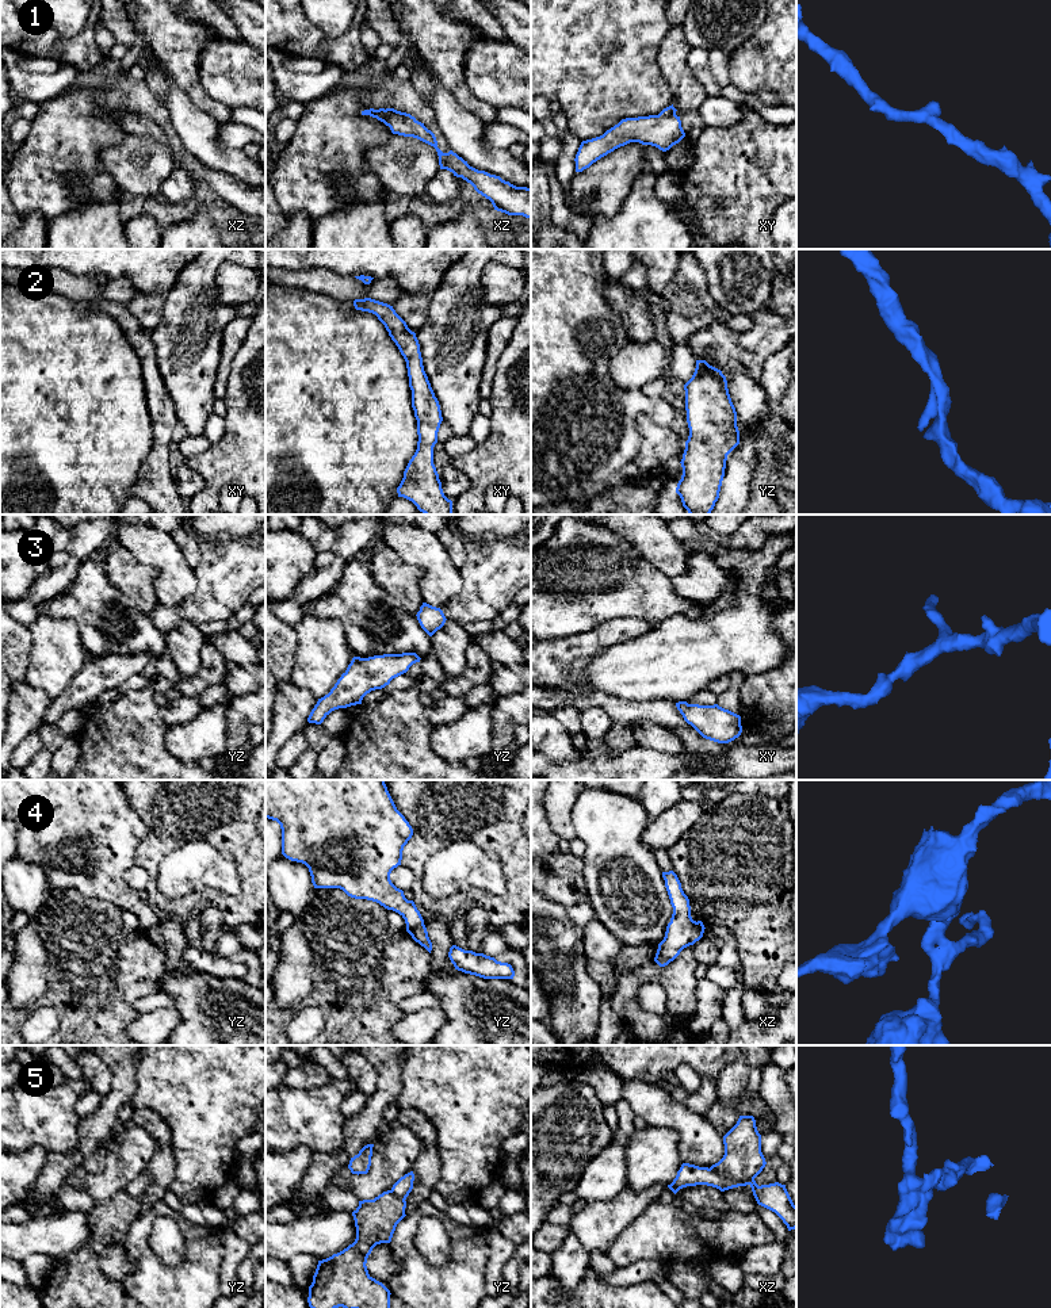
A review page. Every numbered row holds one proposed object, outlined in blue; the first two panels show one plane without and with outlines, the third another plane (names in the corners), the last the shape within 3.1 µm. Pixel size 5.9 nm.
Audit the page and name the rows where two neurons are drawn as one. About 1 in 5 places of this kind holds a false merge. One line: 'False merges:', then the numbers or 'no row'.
False merges: 4, 5

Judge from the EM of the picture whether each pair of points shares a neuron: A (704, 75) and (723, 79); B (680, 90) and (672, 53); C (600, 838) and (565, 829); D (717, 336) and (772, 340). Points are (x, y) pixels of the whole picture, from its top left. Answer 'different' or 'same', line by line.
A: different
B: same
C: different
D: different

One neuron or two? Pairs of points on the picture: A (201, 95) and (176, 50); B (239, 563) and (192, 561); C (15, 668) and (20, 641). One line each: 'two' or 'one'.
A: one
B: two
C: one

